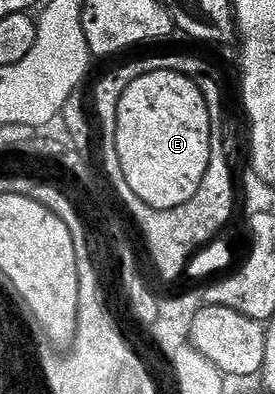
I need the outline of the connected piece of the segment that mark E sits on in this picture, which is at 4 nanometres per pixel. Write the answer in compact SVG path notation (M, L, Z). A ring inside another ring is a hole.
M157 70L129 83L115 112L115 150L117 159L121 159L125 183L129 183L133 195L154 209L172 209L181 207L181 203L189 203L189 199L197 195L197 187L201 187L201 179L205 179L205 171L209 167L213 140L211 129L213 123L209 119L205 99L198 84L187 74Z

